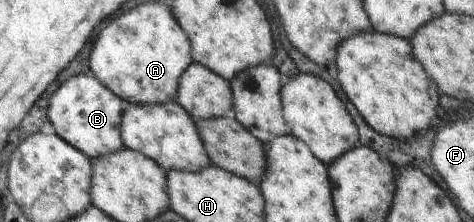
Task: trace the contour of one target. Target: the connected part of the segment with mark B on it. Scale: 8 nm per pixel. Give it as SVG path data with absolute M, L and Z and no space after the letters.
M80 74L64 80L58 86L49 98L47 115L56 135L92 160L124 148L119 134L124 106L124 101L103 86L92 74Z

